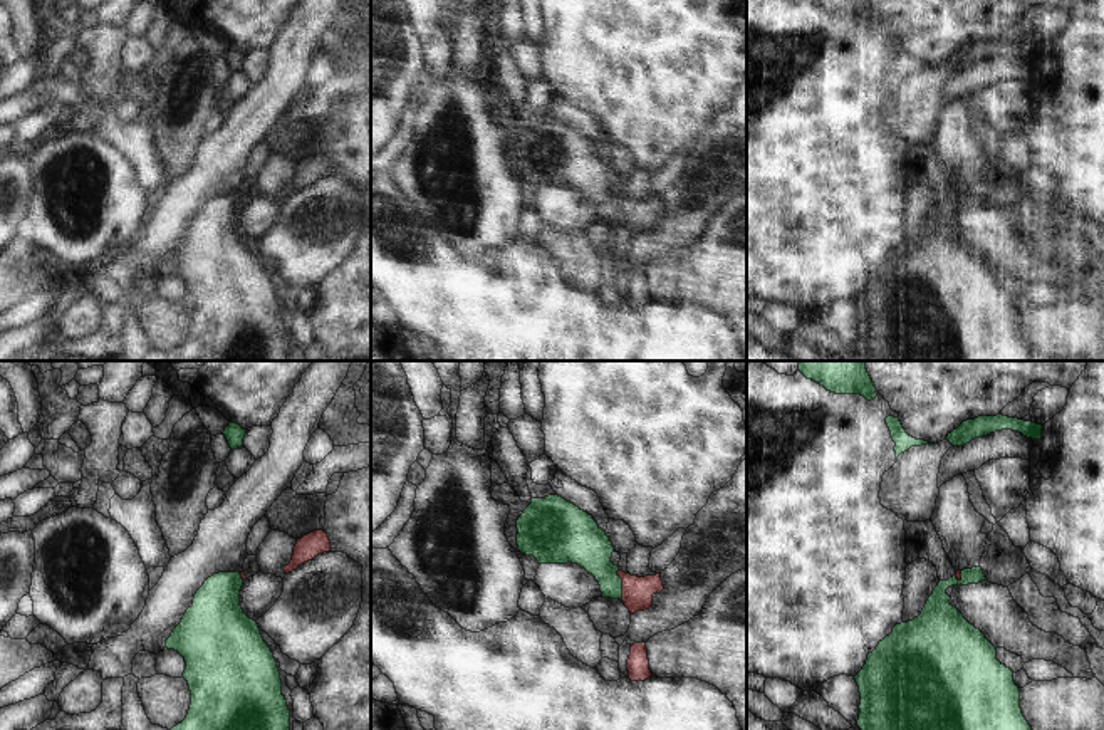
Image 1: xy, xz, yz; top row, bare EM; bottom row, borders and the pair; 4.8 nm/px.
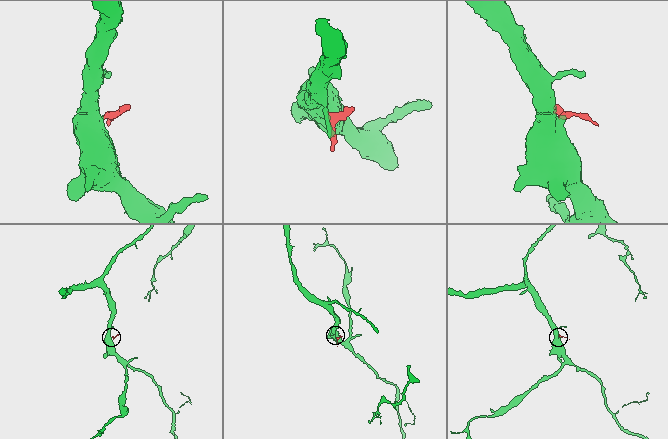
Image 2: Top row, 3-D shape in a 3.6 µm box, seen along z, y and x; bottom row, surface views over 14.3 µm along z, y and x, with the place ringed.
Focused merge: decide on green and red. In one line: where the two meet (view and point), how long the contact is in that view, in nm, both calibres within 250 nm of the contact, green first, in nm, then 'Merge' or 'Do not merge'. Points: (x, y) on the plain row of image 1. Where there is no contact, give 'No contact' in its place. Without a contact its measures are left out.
Touches green at xz (621, 208). Shared border 150 nm. Thickness 200 nm (green) against 140 nm. Merge

